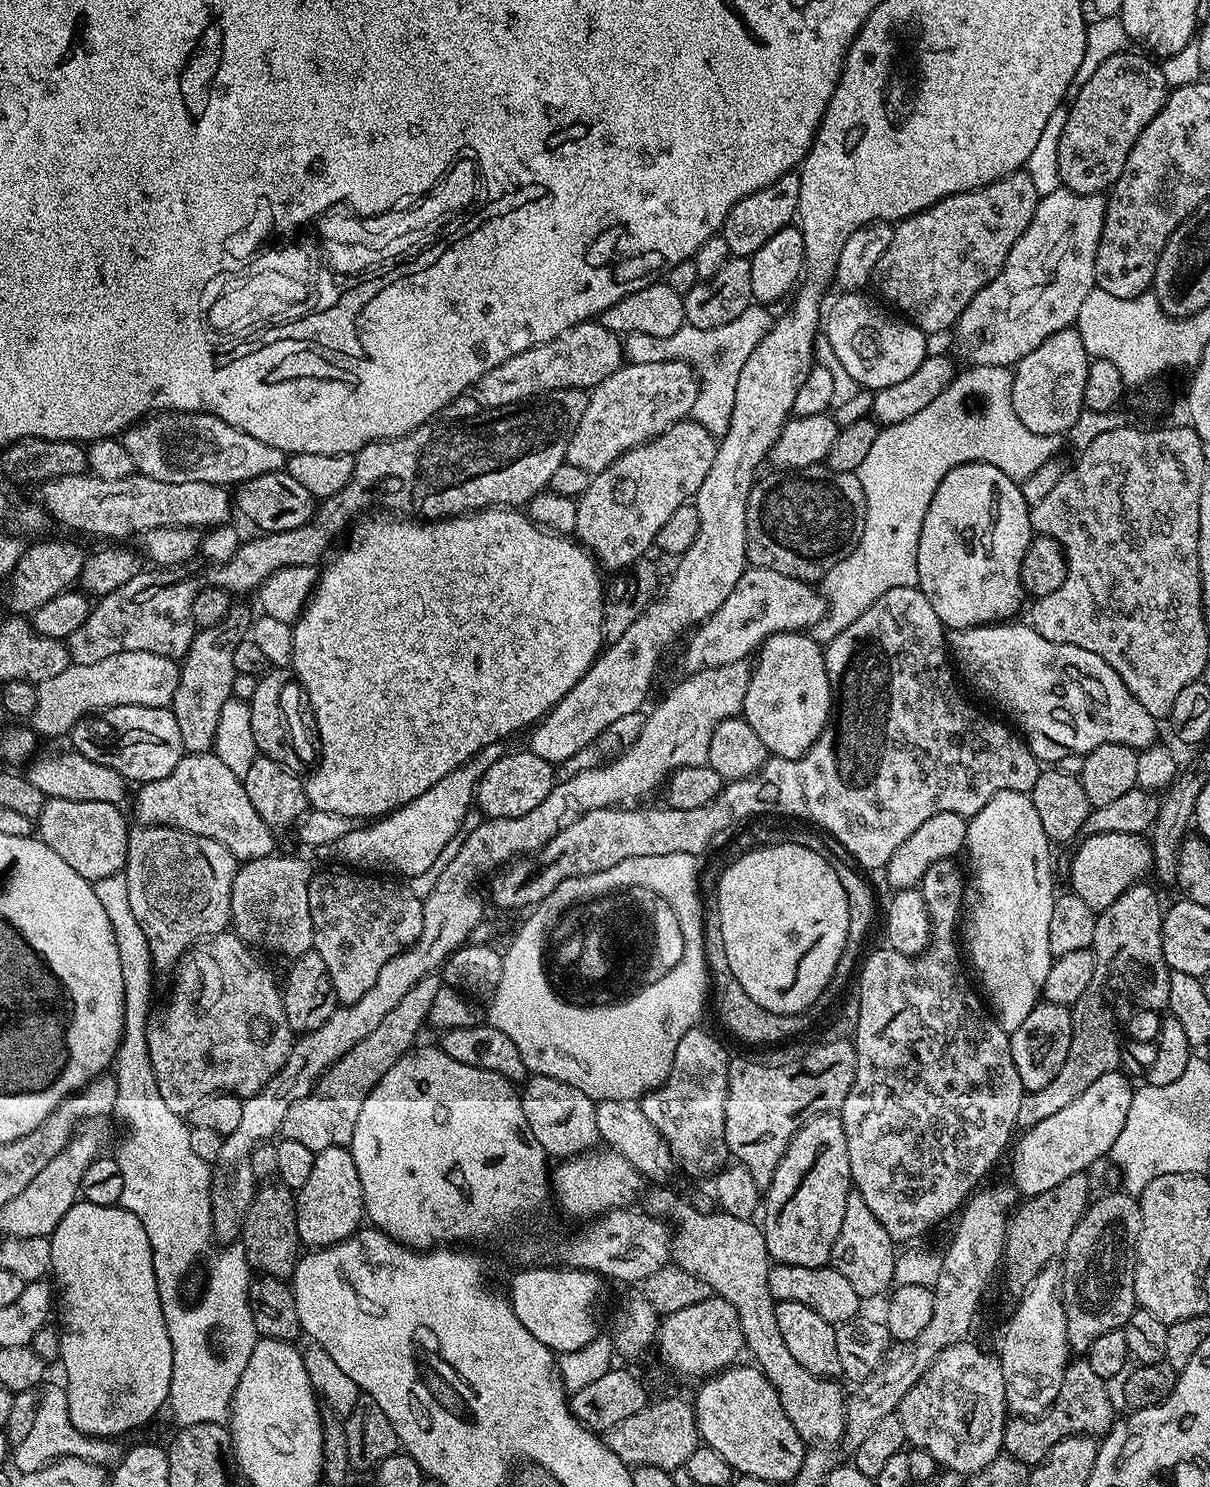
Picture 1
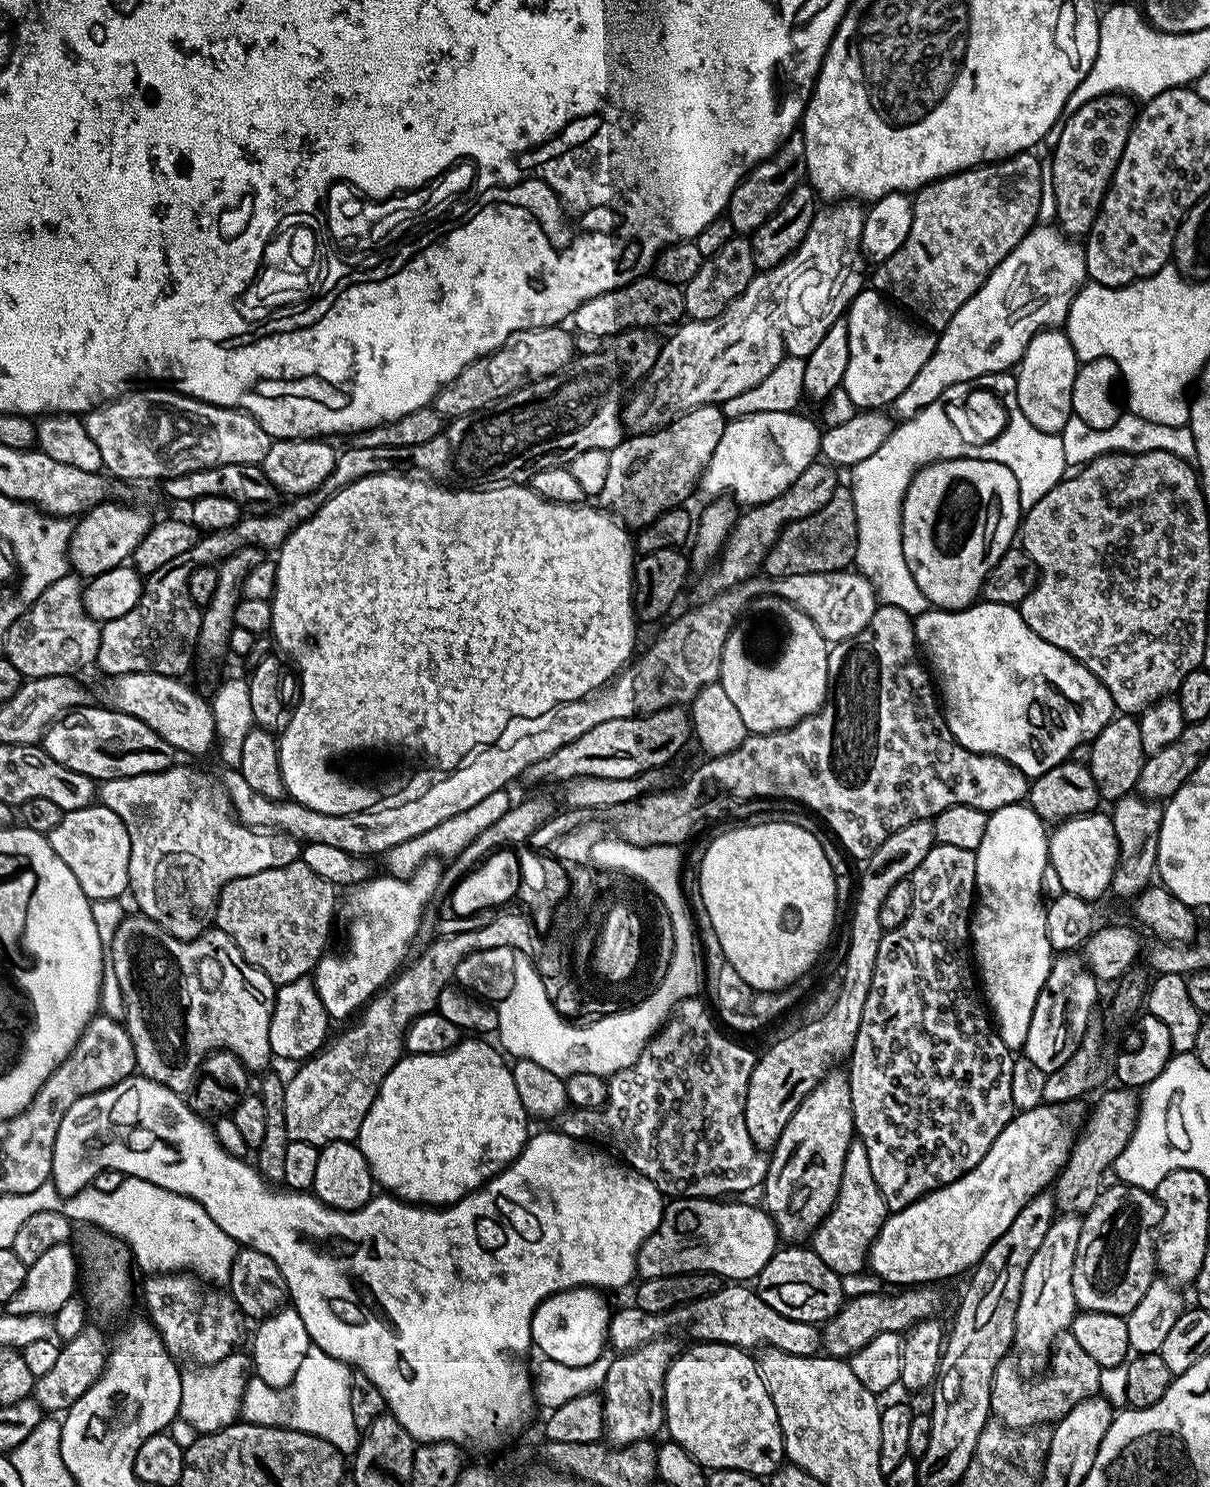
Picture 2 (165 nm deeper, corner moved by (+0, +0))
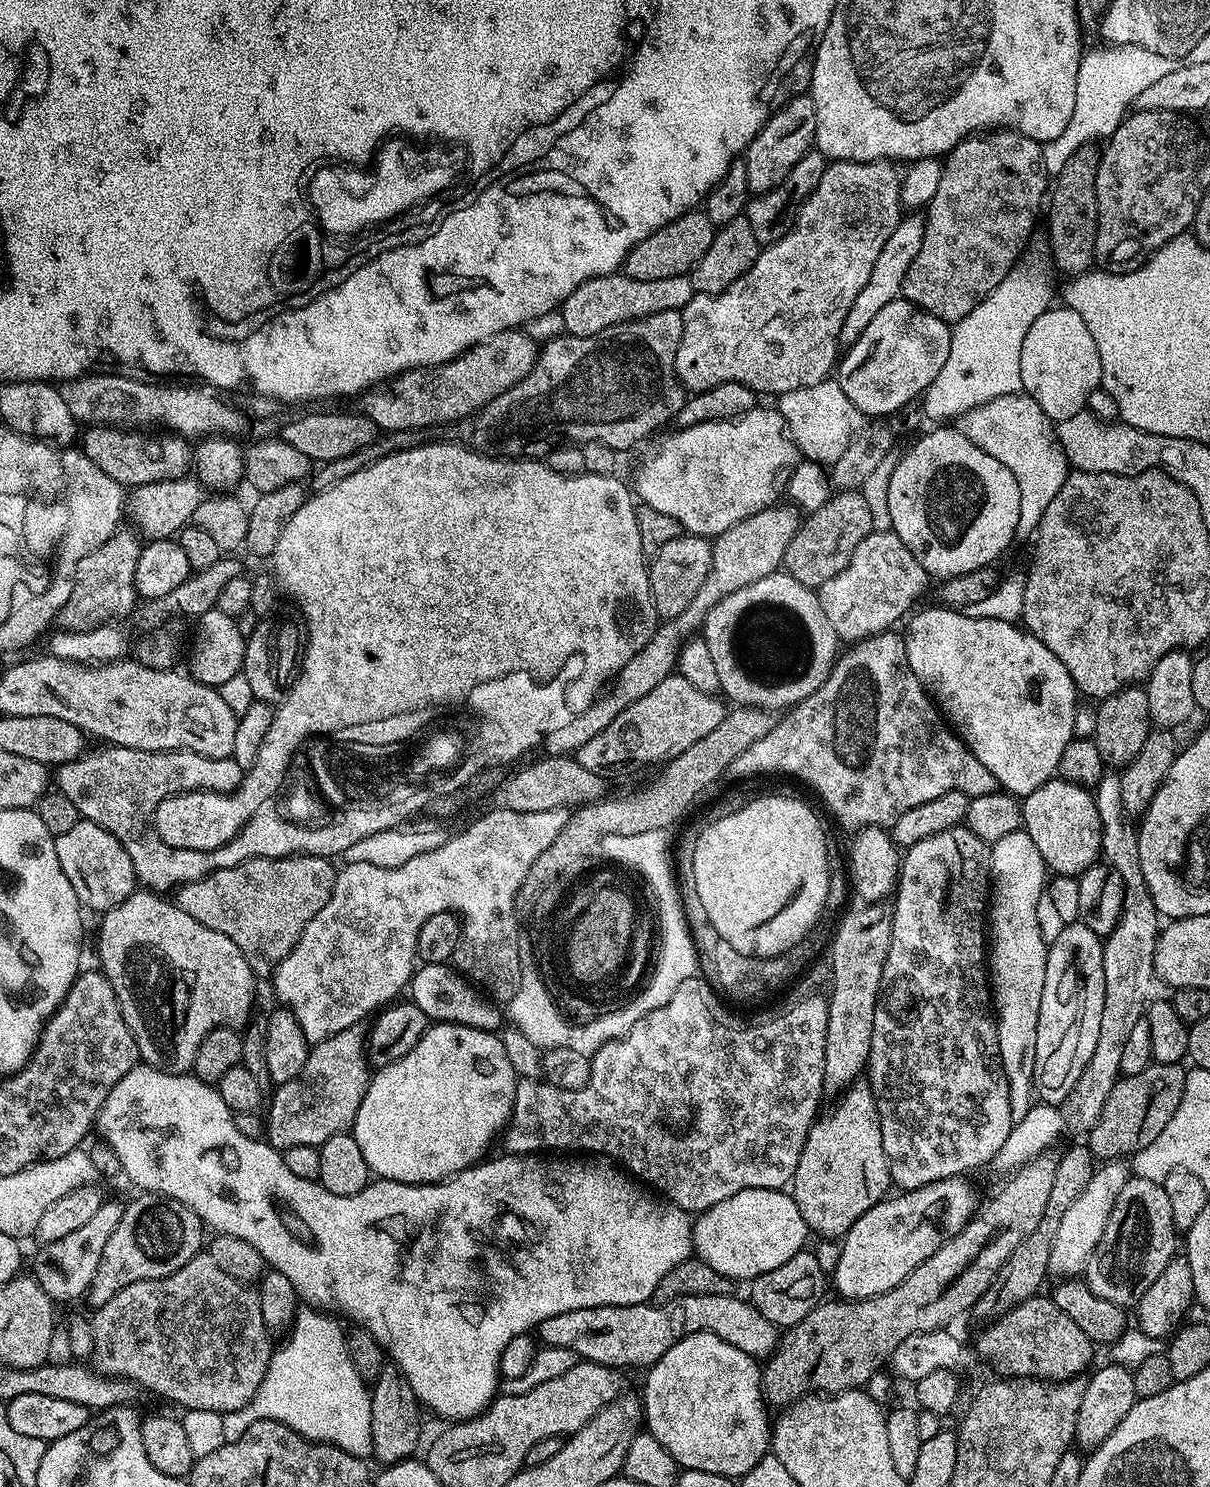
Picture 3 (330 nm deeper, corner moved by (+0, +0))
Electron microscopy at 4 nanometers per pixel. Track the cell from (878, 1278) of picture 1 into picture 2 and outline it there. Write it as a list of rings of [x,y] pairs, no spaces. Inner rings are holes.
[[[853,1142],[850,1150],[846,1150],[846,1166],[842,1166],[838,1198],[823,1222],[816,1227],[816,1233],[810,1238],[810,1247],[839,1276],[863,1272],[868,1264],[868,1252],[872,1249],[874,1238],[889,1215],[890,1210],[882,1198],[882,1190],[878,1190],[878,1182],[874,1182],[874,1173],[870,1171],[866,1146]]]

